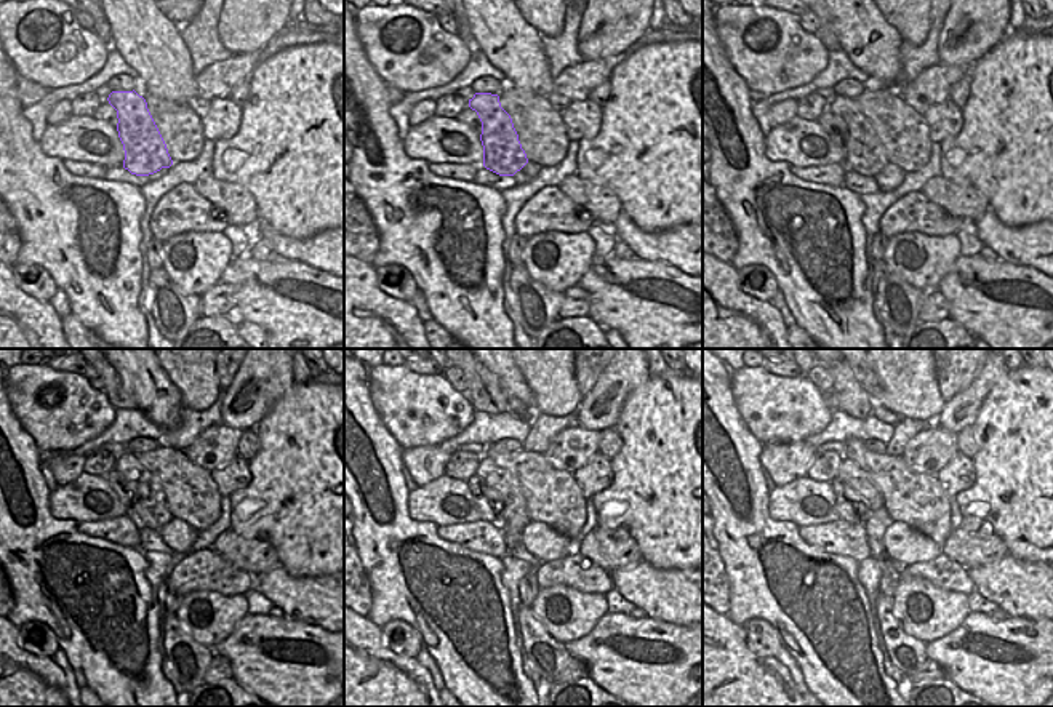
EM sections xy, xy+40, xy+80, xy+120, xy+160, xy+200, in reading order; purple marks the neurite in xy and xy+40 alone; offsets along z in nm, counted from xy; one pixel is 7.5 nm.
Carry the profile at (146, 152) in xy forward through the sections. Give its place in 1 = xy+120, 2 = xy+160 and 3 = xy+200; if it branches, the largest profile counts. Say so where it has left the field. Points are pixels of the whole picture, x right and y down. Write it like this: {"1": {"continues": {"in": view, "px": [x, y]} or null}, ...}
{"1": {"continues": {"in": "xy+120", "px": [149, 511]}}, "2": {"continues": {"in": "xy+160", "px": [514, 517]}}, "3": {"continues": {"in": "xy+200", "px": [850, 472]}}}

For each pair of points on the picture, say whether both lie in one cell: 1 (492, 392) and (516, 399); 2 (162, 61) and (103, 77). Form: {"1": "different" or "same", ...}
{"1": "different", "2": "different"}

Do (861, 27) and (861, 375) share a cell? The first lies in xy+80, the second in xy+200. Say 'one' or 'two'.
one

